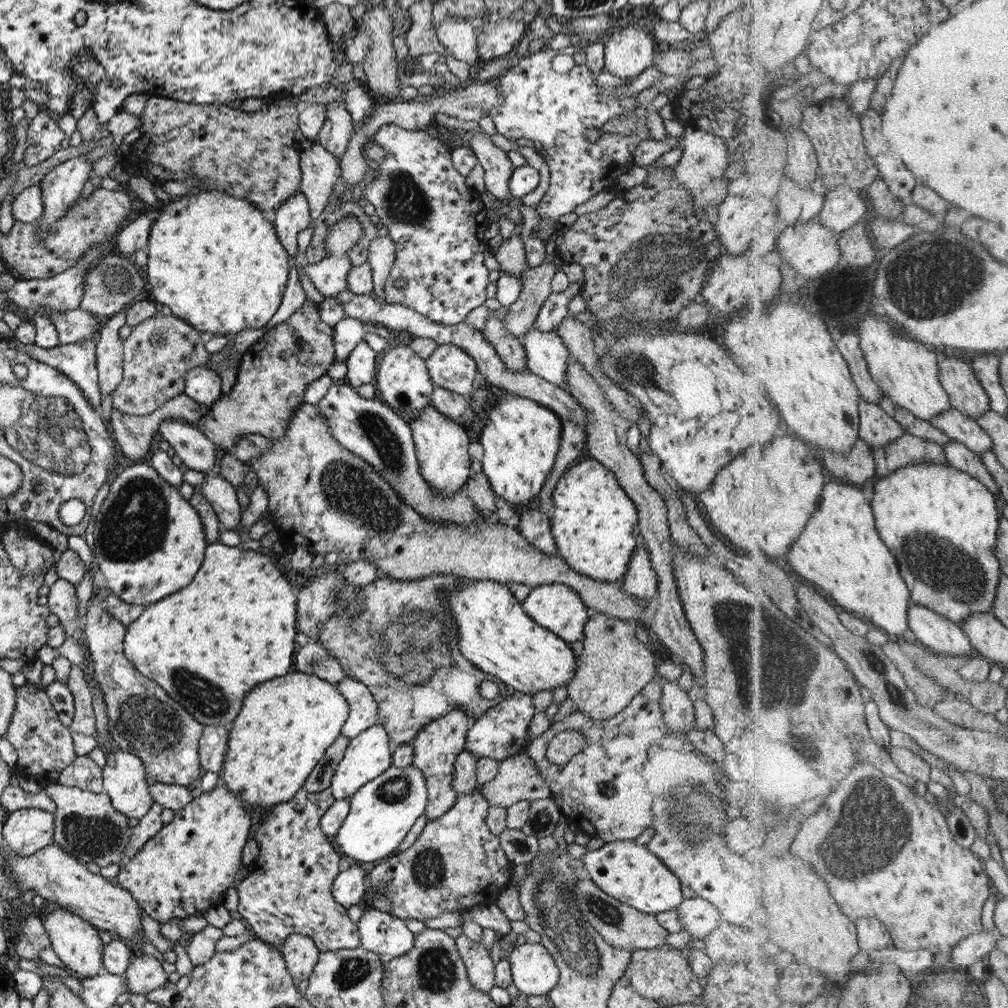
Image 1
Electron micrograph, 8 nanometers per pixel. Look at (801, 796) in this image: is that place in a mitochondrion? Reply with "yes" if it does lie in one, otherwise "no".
no

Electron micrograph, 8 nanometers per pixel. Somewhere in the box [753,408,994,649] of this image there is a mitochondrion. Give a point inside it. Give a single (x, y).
(955, 575)

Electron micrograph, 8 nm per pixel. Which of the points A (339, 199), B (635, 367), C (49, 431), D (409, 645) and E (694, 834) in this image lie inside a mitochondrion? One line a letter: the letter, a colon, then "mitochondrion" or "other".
A: other
B: mitochondrion
C: mitochondrion
D: mitochondrion
E: mitochondrion

